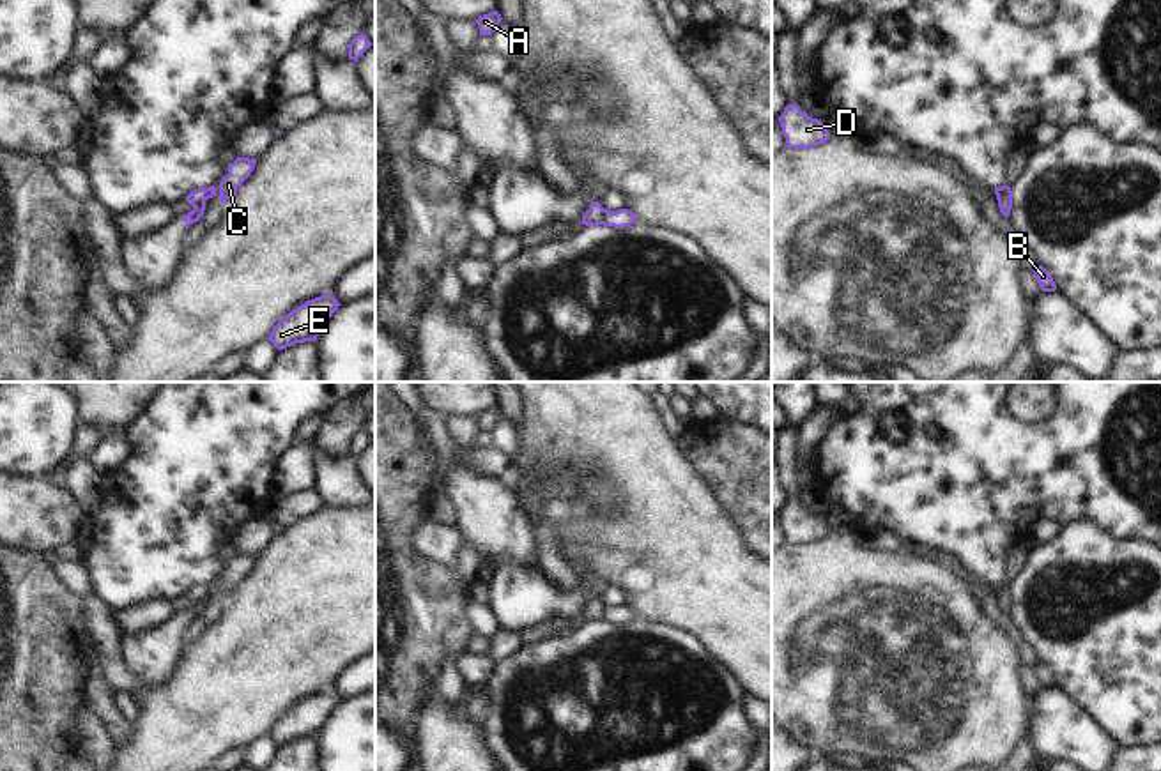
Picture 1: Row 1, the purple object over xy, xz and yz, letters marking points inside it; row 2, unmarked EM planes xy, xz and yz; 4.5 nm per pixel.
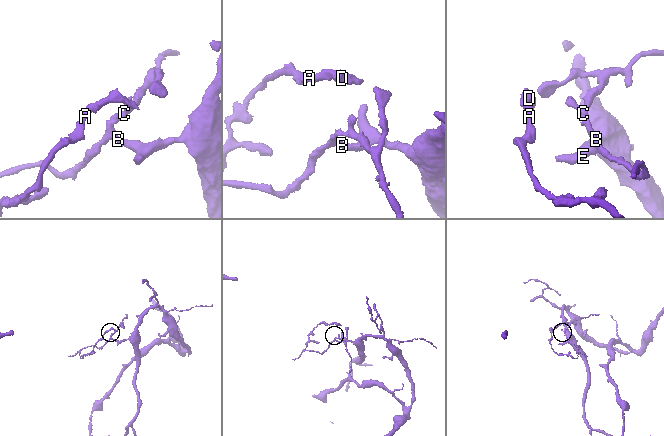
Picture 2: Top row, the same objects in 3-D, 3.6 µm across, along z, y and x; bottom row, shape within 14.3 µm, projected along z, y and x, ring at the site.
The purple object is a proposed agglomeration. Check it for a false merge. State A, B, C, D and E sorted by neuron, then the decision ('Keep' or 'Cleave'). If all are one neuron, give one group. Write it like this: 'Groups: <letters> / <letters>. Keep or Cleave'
Groups: A B D E / C. Cleave

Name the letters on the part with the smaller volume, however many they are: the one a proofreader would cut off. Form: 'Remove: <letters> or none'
Remove: C

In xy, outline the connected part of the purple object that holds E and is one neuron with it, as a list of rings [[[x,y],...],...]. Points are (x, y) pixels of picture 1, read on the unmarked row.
[[[327,688],[285,711],[271,727],[269,737],[283,746],[296,739],[315,737],[340,698]]]

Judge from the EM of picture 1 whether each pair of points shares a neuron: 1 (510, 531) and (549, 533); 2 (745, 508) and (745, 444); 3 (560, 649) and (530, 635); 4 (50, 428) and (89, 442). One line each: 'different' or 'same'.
1: different
2: same
3: different
4: different

